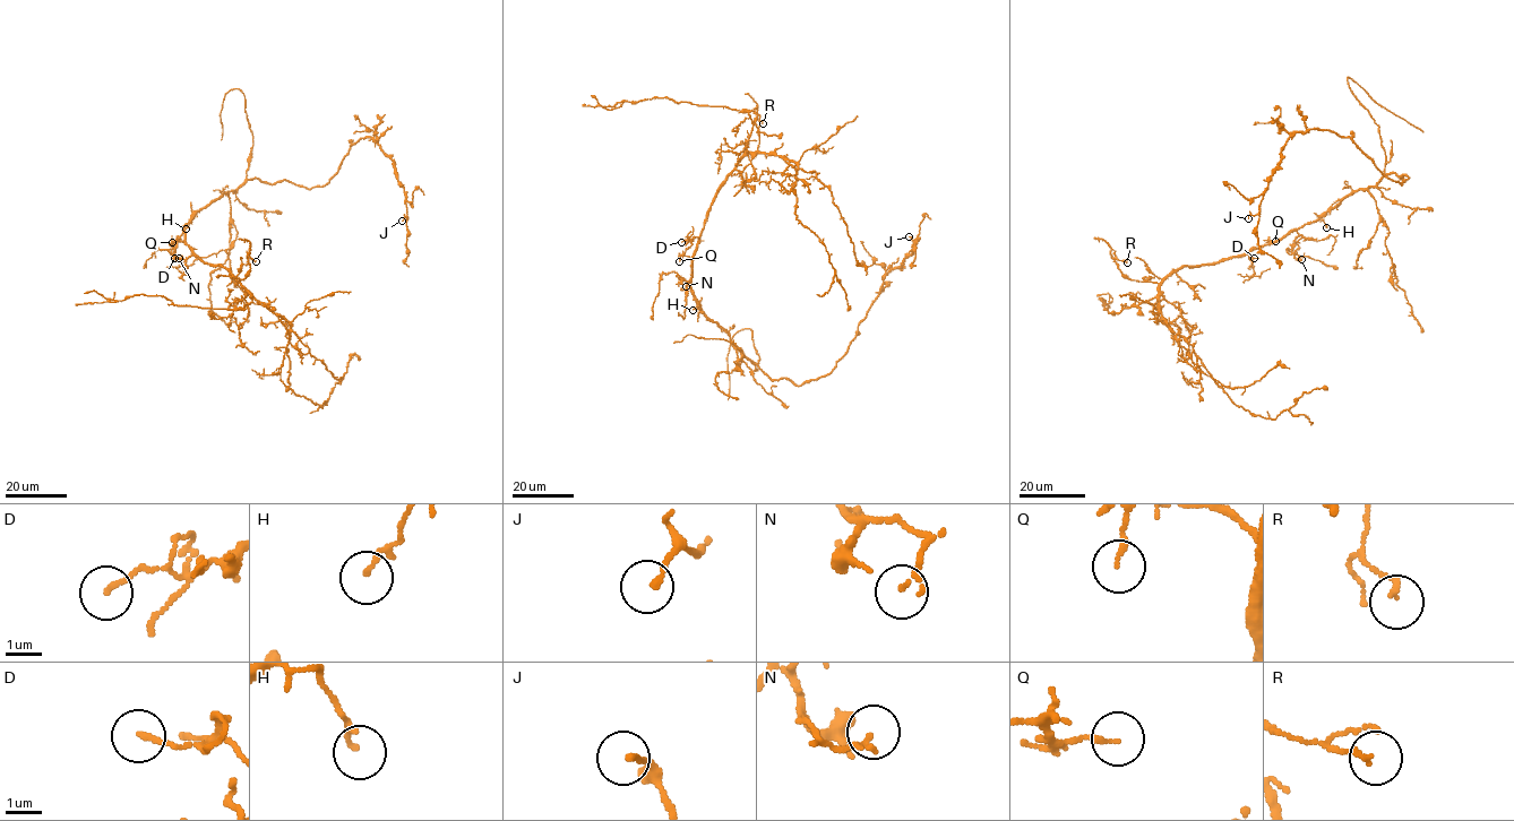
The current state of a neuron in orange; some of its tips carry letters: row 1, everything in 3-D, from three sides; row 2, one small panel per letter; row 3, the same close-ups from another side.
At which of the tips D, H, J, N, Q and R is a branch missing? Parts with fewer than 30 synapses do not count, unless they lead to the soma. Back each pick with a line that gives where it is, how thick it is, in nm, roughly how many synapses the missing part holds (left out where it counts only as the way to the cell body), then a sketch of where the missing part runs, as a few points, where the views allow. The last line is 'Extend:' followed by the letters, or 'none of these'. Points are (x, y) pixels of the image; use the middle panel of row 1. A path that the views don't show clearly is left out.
Extend: none of these

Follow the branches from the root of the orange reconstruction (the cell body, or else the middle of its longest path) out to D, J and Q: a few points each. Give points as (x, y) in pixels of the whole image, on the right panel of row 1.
D: (1322, 214), (1278, 240), (1255, 248), (1249, 255), (1250, 260), (1254, 258)
J: (1322, 214), (1385, 174), (1408, 178), (1391, 180), (1333, 131), (1295, 132), (1259, 212), (1248, 218)
Q: (1322, 214), (1278, 240), (1269, 240), (1275, 241)

